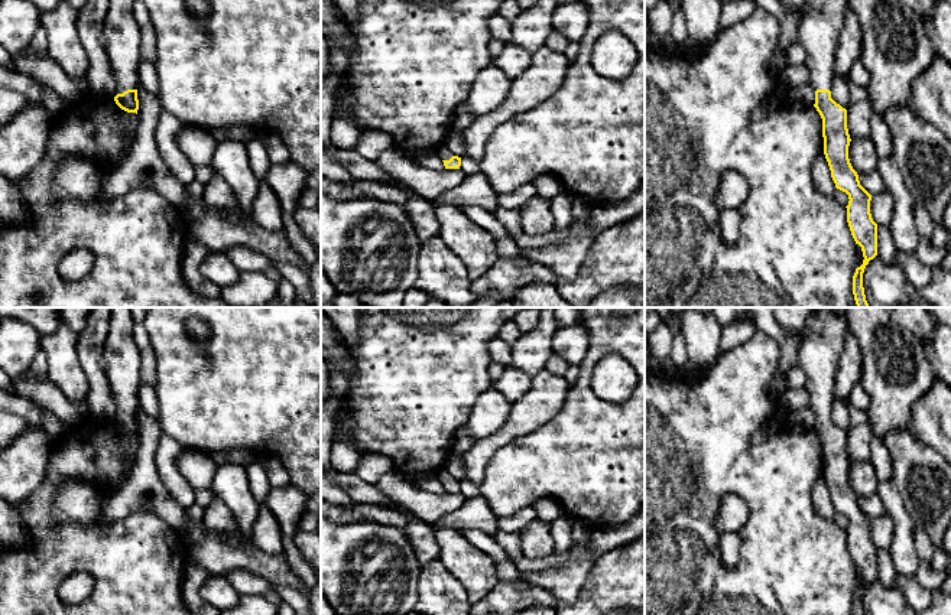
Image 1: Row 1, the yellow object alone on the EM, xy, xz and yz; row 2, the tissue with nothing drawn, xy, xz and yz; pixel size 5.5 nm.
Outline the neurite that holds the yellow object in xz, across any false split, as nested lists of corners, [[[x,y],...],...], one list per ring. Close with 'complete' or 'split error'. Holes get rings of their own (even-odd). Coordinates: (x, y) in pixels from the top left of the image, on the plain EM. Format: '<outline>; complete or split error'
[[[445,468],[436,472],[436,478],[442,482],[445,492],[460,492],[461,481],[455,479]]]; split error

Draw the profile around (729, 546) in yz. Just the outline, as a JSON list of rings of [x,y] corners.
[[[726,533],[720,537],[720,556],[728,569],[737,567],[740,562],[740,537],[737,533]]]

